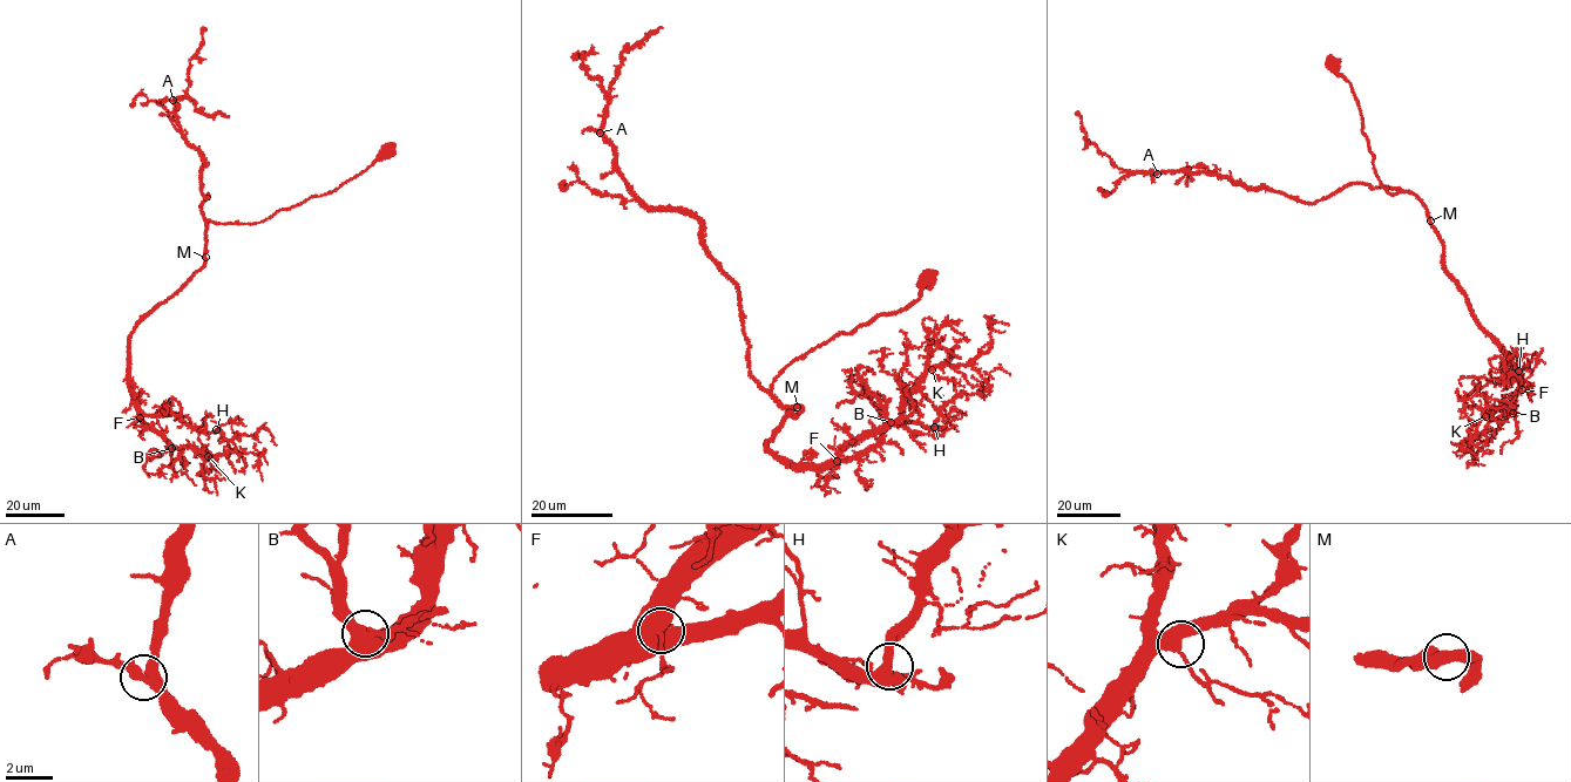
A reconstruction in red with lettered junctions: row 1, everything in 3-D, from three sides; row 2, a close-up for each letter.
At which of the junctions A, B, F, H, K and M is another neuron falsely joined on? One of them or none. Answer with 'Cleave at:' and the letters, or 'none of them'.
Cleave at: none of them

